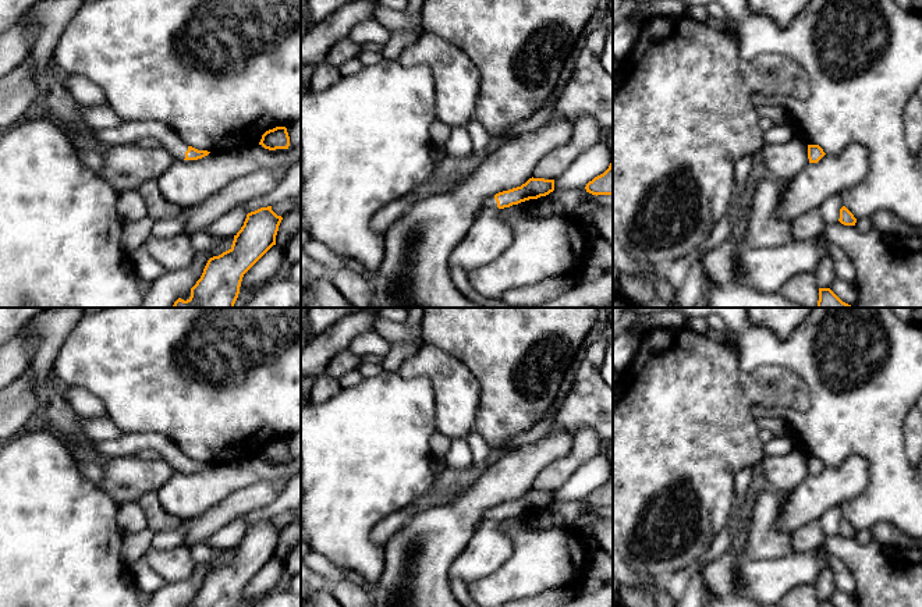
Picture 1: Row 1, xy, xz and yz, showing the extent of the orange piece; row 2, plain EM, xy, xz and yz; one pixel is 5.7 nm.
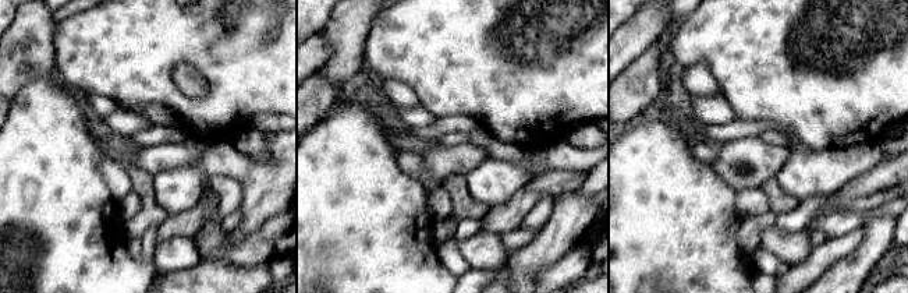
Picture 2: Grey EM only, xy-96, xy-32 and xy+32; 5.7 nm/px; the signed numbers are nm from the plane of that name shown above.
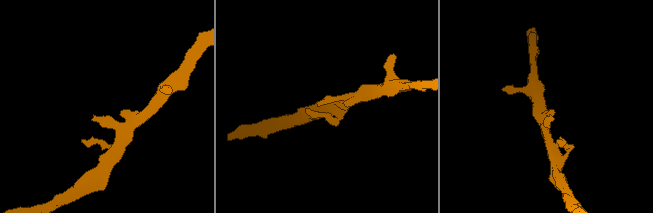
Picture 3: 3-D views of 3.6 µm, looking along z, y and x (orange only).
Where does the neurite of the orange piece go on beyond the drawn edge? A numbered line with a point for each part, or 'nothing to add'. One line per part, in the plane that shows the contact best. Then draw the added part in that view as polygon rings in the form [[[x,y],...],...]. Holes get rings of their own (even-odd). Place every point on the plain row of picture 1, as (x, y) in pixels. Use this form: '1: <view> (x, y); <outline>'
1: xy (127, 444); [[[131,433],[118,439],[93,443],[95,450],[109,458],[138,454],[152,448],[166,459],[175,471],[185,471],[188,457],[167,437],[157,433]]]

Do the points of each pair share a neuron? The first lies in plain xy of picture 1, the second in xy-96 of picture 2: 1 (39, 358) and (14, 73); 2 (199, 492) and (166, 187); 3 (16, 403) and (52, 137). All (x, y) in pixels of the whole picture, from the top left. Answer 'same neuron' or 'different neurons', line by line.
1: same neuron
2: same neuron
3: different neurons

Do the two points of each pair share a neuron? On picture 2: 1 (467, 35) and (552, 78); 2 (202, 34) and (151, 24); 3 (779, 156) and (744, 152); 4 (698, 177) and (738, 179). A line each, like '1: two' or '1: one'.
1: one
2: one
3: one
4: two

